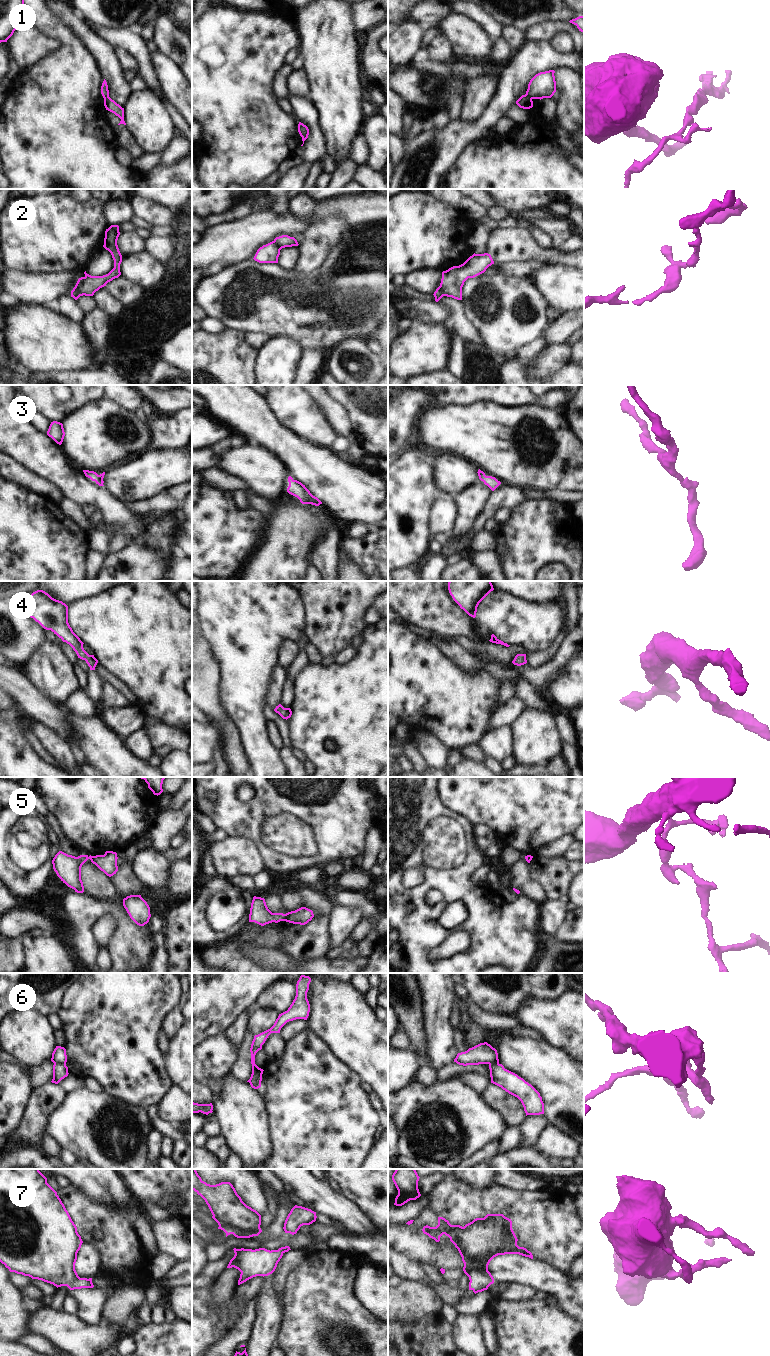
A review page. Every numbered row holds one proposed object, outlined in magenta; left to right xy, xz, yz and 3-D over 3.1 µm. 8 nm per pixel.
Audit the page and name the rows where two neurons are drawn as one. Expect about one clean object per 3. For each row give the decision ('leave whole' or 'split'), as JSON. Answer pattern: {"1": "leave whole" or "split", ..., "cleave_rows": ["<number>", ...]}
{"1": "split", "2": "split", "3": "leave whole", "4": "leave whole", "5": "split", "6": "split", "7": "leave whole", "cleave_rows": ["1", "2", "5", "6"]}

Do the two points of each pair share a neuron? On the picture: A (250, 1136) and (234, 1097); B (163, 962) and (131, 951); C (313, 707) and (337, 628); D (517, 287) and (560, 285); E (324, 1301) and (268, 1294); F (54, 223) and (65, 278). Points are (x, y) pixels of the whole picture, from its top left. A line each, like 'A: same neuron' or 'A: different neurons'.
A: same neuron
B: different neurons
C: different neurons
D: different neurons
E: different neurons
F: different neurons

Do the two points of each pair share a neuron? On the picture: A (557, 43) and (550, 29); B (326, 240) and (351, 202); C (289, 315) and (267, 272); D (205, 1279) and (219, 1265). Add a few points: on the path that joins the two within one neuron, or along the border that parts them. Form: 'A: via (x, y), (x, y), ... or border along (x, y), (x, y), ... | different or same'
A: border along (573, 38), (566, 32), (557, 32), (549, 41) | different
B: border along (317, 221), (326, 217), (338, 216), (348, 226) | different
C: via (278, 304), (267, 293), (267, 283) | same
D: via (208, 1276), (216, 1268) | same

